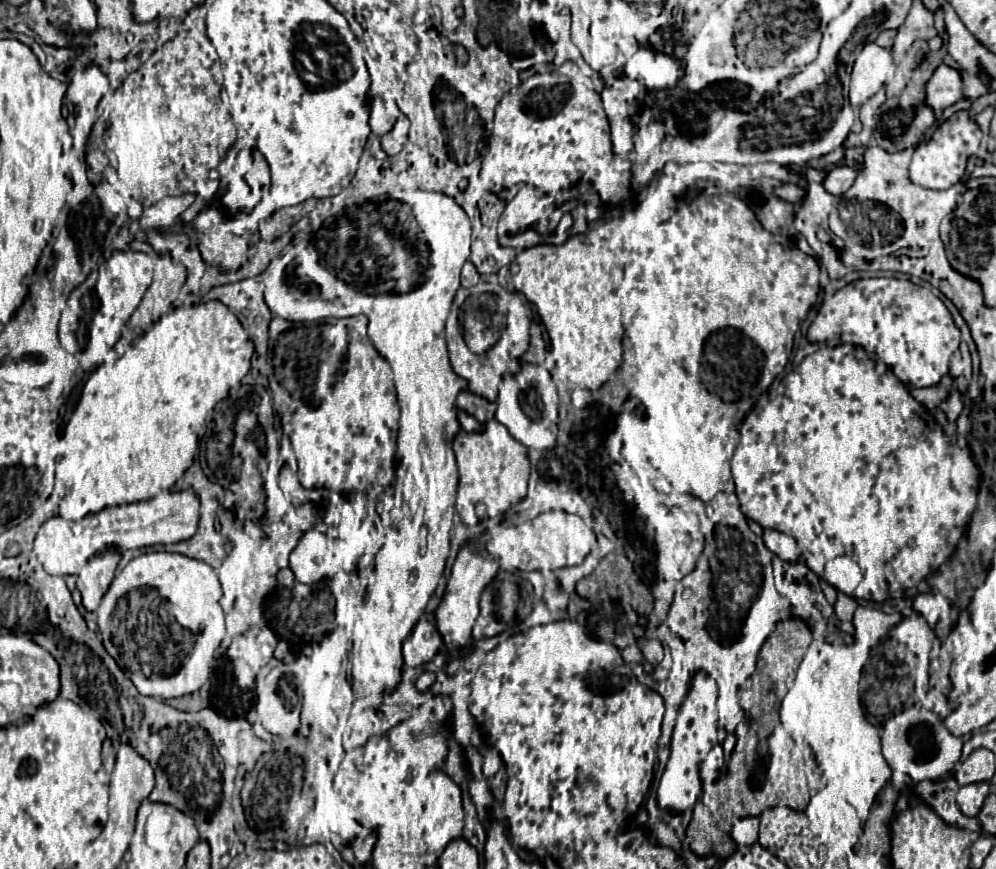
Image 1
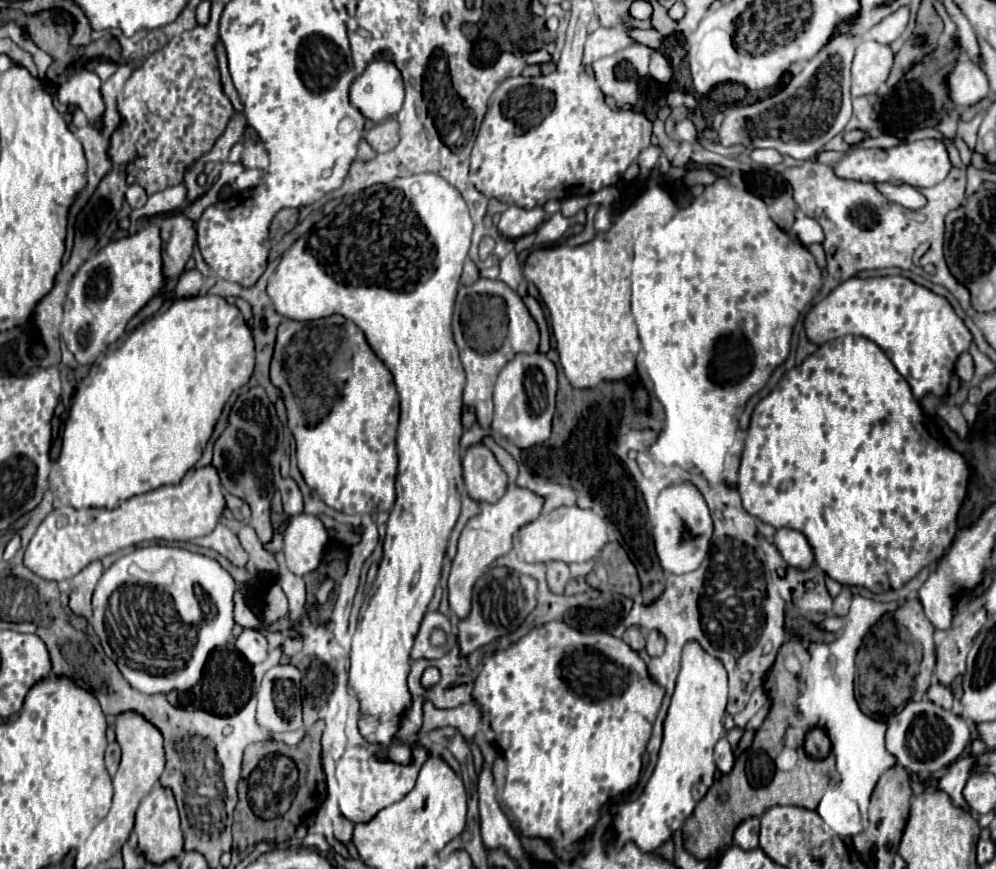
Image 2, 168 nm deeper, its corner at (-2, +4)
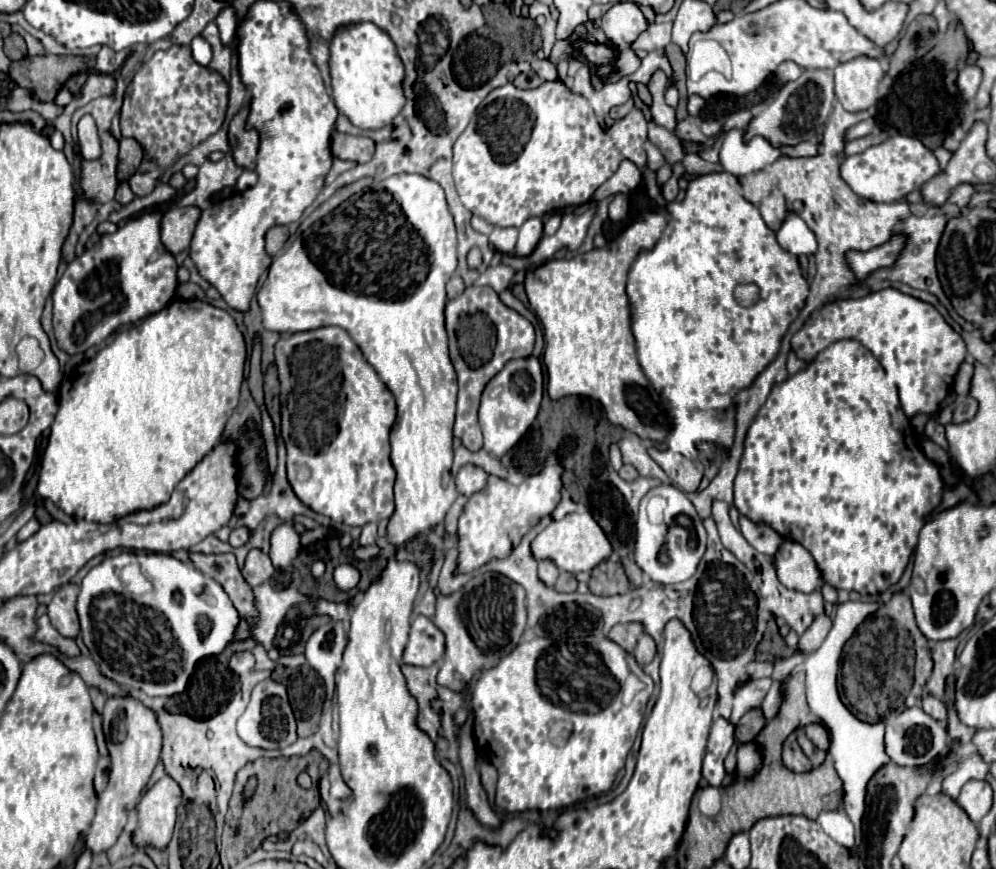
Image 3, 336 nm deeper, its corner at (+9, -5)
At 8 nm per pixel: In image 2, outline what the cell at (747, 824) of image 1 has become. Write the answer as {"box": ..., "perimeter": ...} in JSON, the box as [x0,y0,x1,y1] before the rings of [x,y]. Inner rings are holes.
{"box":[735,817,759,849],"perimeter":[[[751,817],[747,821],[743,821],[737,829],[735,829],[735,843],[745,849],[757,849],[759,847],[759,819]]]}

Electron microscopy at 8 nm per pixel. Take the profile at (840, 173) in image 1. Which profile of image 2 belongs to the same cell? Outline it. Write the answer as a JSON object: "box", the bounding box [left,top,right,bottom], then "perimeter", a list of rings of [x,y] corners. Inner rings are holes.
{"box":[835,139,951,187],"perimeter":[[[921,139],[913,143],[901,143],[891,149],[861,149],[855,147],[845,155],[837,165],[835,173],[841,179],[855,179],[863,183],[893,183],[893,185],[911,185],[911,187],[931,187],[947,177],[951,171],[947,149],[937,139]]]}

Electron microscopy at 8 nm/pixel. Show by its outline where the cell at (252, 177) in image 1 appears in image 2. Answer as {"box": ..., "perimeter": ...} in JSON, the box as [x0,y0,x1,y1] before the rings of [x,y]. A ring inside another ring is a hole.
{"box":[241,127,269,167],"perimeter":[[[245,127],[245,141],[243,141],[245,149],[243,149],[243,157],[241,163],[245,167],[267,167],[269,165],[269,155],[267,149],[263,145],[263,141],[259,141],[257,133],[251,127]]]}

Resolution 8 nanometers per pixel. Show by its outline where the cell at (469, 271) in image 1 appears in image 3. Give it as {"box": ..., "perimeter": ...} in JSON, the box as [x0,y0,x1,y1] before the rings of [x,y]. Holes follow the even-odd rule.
{"box":[446,274,464,298],"perimeter":[[[454,274],[450,280],[448,280],[448,284],[446,284],[446,292],[448,292],[448,298],[456,298],[456,296],[460,296],[462,292],[464,292],[464,280],[458,276],[458,274]]]}

